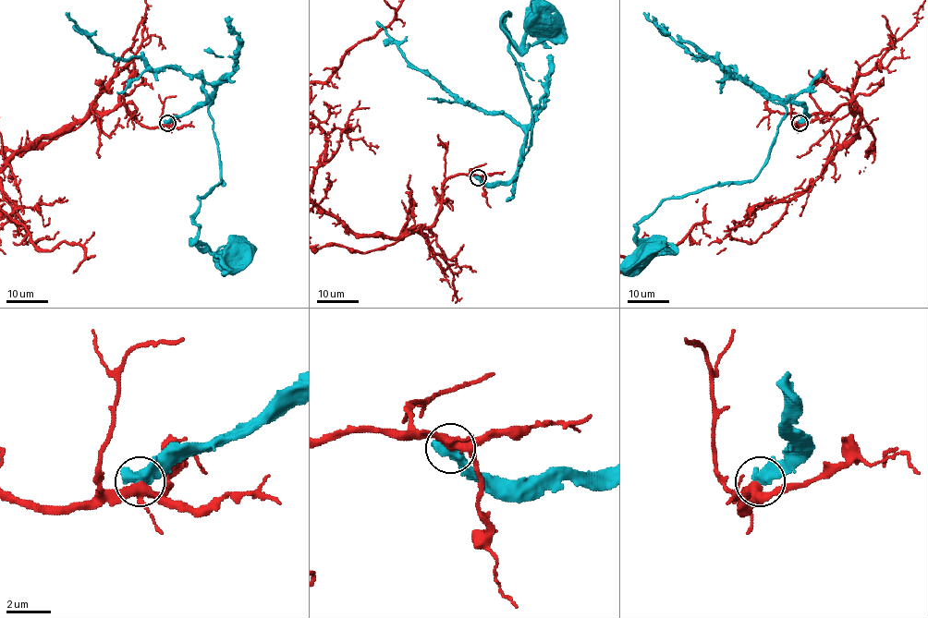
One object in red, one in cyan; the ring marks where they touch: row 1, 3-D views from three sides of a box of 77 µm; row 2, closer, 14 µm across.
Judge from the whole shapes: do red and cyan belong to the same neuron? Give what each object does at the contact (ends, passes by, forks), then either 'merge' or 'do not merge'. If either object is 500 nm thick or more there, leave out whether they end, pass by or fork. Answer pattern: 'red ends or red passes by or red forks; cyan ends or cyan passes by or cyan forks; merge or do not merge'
do not merge

